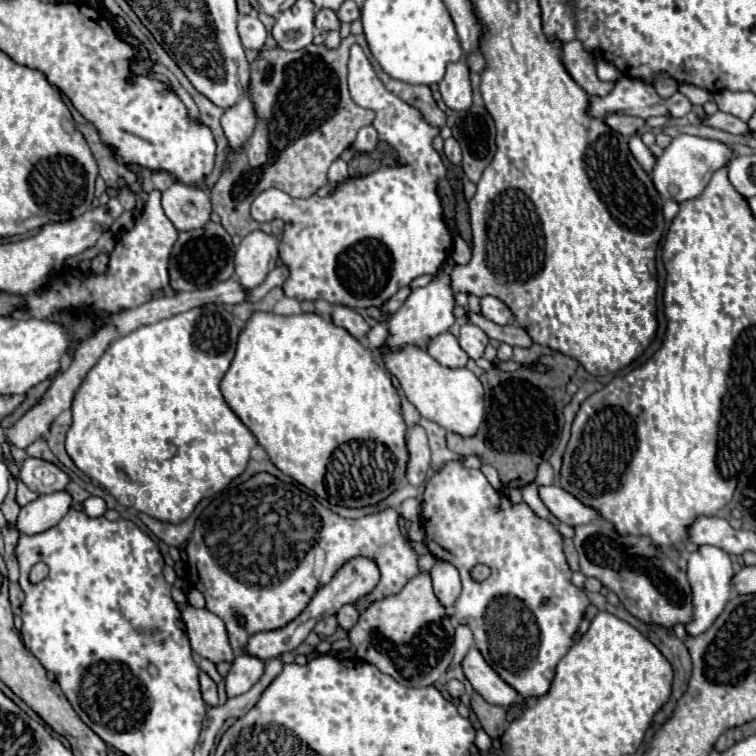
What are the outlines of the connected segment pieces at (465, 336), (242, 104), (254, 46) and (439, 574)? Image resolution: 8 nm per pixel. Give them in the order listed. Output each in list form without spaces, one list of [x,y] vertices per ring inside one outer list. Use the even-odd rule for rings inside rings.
[[[463,324],[463,326],[461,326],[459,344],[461,344],[461,348],[467,352],[469,358],[477,360],[477,358],[483,356],[483,350],[485,350],[485,346],[489,344],[489,338],[487,338],[487,334],[485,334],[481,328],[477,328],[477,326],[473,326],[473,324]]]
[[[239,98],[233,106],[225,110],[225,114],[221,116],[221,126],[233,150],[239,150],[243,142],[253,134],[255,122],[257,116],[253,112],[253,104],[249,98]]]
[[[257,12],[241,16],[237,30],[239,30],[241,42],[245,48],[249,48],[249,50],[261,50],[263,48],[265,38],[267,38],[267,30],[261,24],[261,20],[257,18]]]
[[[437,560],[437,564],[431,568],[431,576],[433,576],[435,596],[441,600],[441,604],[453,606],[461,594],[459,570],[445,560]]]

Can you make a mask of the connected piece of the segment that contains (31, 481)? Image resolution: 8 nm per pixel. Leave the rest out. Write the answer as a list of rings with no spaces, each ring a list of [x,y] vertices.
[[[27,458],[21,464],[21,480],[27,484],[29,490],[37,494],[53,494],[65,490],[69,476],[51,462]]]

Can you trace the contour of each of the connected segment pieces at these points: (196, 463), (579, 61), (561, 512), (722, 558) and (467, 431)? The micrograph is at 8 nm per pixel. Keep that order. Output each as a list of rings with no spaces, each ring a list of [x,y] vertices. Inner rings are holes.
[[[205,304],[113,340],[73,396],[73,424],[65,446],[75,466],[107,488],[121,506],[133,506],[171,524],[185,520],[209,490],[223,490],[245,470],[249,452],[257,444],[219,390],[237,336],[239,326],[223,304]]]
[[[573,40],[563,46],[561,62],[569,76],[589,94],[589,96],[605,96],[611,92],[613,82],[601,82],[595,74],[595,60],[587,58],[579,40]]]
[[[551,484],[551,486],[541,486],[539,488],[539,498],[543,504],[549,508],[549,512],[559,520],[569,526],[579,526],[587,522],[595,522],[599,516],[593,512],[593,508],[585,508],[577,498],[569,496],[561,486]]]
[[[701,546],[697,552],[693,552],[689,556],[687,576],[689,576],[689,584],[691,584],[691,594],[693,594],[693,622],[685,624],[685,630],[689,636],[699,636],[717,620],[717,616],[723,612],[723,608],[729,600],[731,578],[733,578],[731,558],[727,552],[721,552],[721,548]]]
[[[405,348],[405,352],[385,352],[387,370],[397,376],[403,394],[431,422],[437,422],[449,432],[459,436],[475,436],[485,414],[483,386],[479,378],[467,368],[443,368],[421,348]]]

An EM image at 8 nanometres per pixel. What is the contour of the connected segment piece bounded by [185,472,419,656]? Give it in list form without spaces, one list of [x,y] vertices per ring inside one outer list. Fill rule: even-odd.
[[[259,472],[247,482],[217,494],[209,502],[209,506],[201,512],[195,524],[193,536],[189,538],[185,552],[189,558],[189,570],[195,588],[205,596],[207,610],[217,614],[225,622],[231,648],[239,656],[243,654],[243,648],[247,646],[251,634],[283,628],[293,618],[297,618],[305,610],[317,588],[325,586],[333,578],[337,568],[341,568],[341,564],[345,564],[345,560],[351,560],[353,556],[373,556],[381,568],[381,580],[377,588],[369,594],[367,604],[399,592],[405,586],[405,580],[419,572],[419,554],[403,538],[397,520],[399,514],[395,508],[385,508],[357,520],[341,518],[339,514],[325,508],[315,496],[309,496],[299,484],[281,482],[269,472]],[[317,544],[323,544],[325,550],[325,568],[321,568],[321,574],[315,570],[313,546]],[[237,616],[243,616],[247,620],[247,628],[241,628],[237,624]]]

